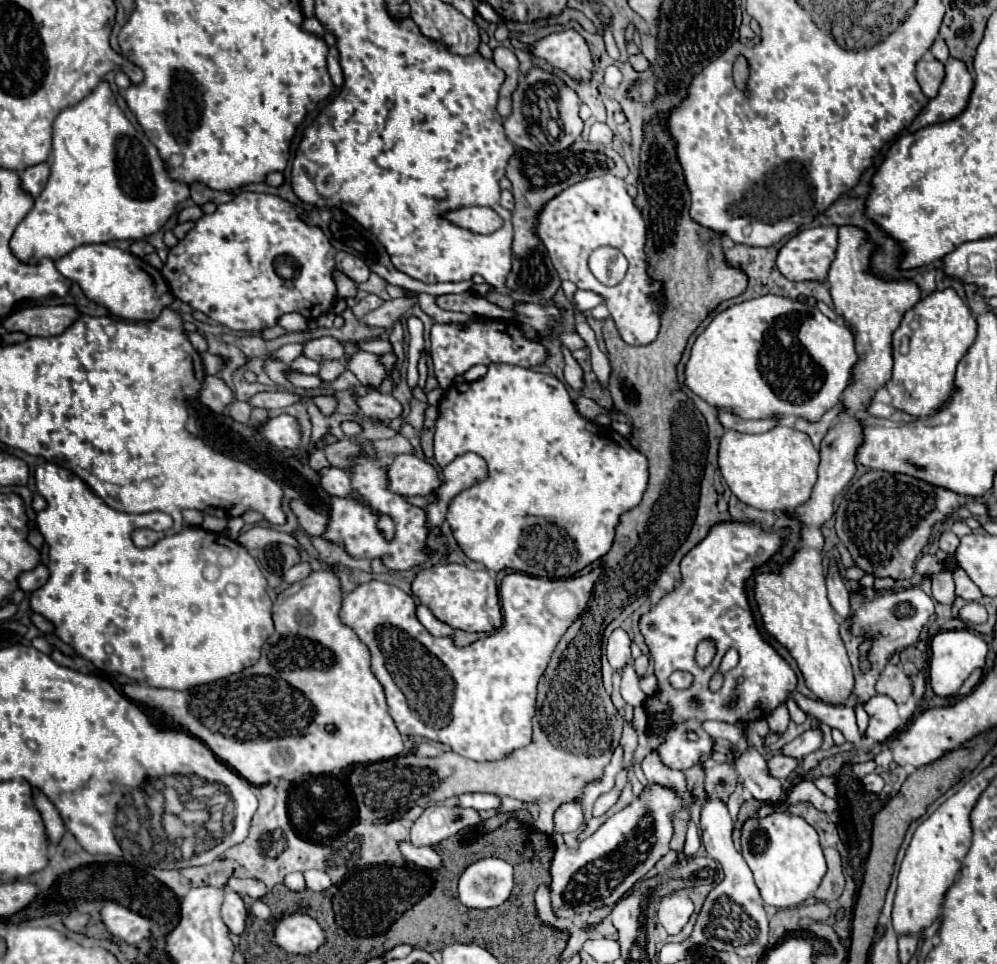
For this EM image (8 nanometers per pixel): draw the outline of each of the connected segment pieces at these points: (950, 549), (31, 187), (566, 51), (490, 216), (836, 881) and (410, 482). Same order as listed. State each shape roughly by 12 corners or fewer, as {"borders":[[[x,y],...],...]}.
{"borders":[[[942,532],[940,550],[954,554],[958,536],[954,532]],[[48,164],[30,166],[20,174],[22,192],[38,198],[50,176]],[[576,30],[538,40],[532,52],[572,78],[592,76],[592,56]],[[462,208],[446,218],[478,234],[500,228],[500,216],[490,208]],[[824,848],[828,872],[814,898],[828,902],[842,896],[844,874],[836,848]],[[398,454],[386,474],[400,496],[428,496],[436,470],[414,454]]]}

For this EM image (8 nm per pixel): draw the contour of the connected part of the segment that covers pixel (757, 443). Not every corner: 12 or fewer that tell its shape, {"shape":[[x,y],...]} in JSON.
{"shape":[[726,430],[734,496],[772,512],[810,498],[818,452],[804,432]]}

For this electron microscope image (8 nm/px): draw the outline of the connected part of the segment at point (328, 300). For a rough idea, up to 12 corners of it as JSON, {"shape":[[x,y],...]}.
{"shape":[[240,192],[168,250],[176,298],[236,332],[316,320],[336,250]]}

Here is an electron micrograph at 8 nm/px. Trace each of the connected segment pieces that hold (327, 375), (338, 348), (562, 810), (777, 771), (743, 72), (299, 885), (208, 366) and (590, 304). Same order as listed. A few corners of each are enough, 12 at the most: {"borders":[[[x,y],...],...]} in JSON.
{"borders":[[[322,362],[318,376],[326,382],[344,372],[342,362]],[[332,336],[306,342],[304,354],[314,360],[340,360],[344,344]],[[580,802],[562,804],[554,812],[554,834],[578,830],[584,822]],[[776,754],[768,760],[770,776],[788,778],[798,766],[794,758]],[[736,60],[736,86],[746,88],[746,60]],[[302,872],[284,878],[284,886],[292,892],[306,890]],[[209,352],[201,354],[207,375],[216,375],[226,363]],[[576,290],[574,306],[588,312],[602,304],[604,298],[594,292]]]}

